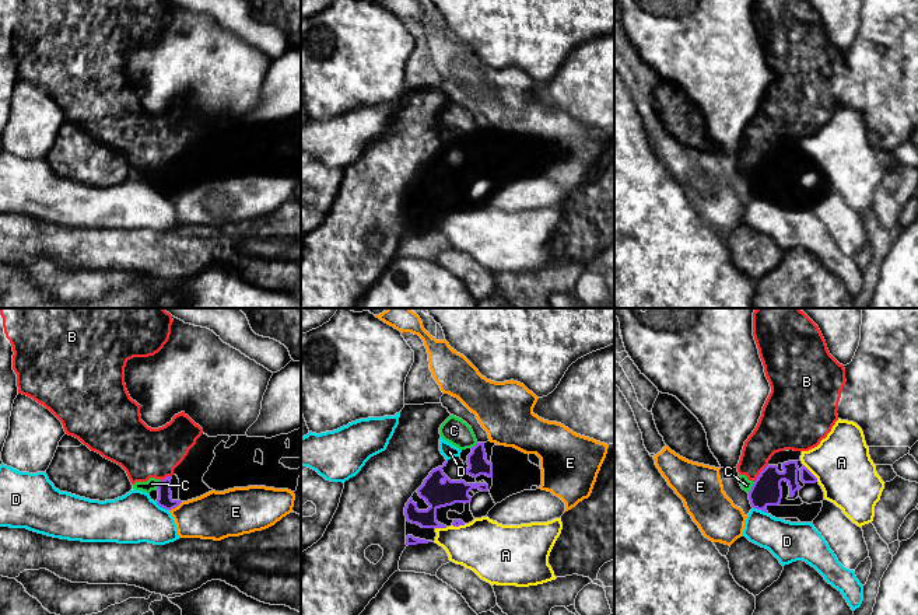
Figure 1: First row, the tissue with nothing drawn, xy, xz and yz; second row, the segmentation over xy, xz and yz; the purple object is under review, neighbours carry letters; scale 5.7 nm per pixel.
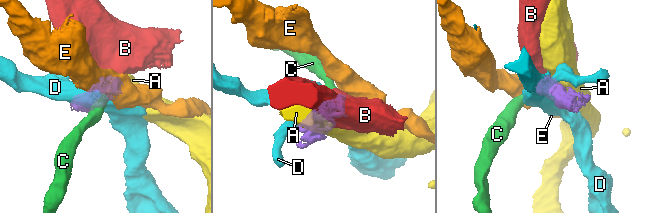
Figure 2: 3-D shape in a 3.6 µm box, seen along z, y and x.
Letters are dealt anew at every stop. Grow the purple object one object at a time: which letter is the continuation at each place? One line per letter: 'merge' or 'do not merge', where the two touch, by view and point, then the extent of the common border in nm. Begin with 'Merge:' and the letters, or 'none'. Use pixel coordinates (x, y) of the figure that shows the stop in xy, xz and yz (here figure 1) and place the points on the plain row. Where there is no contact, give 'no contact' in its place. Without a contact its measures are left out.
Merge: none
A: do not merge; contact yz (810, 159); length 130 nm
B: do not merge; contact yz (760, 159); length 130 nm
C: do not merge; contact yz (752, 174); length 80 nm
D: do not merge; contact yz (760, 195); length 90 nm
E: do not merge; contact xy (177, 192); length 90 nm

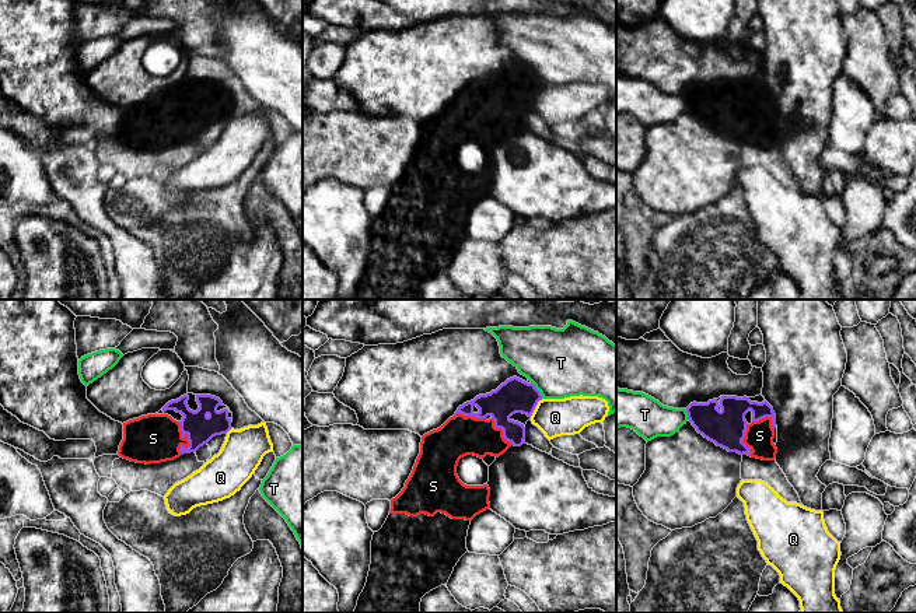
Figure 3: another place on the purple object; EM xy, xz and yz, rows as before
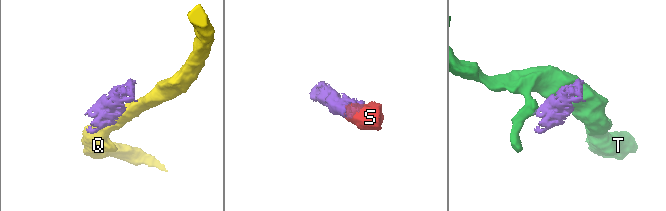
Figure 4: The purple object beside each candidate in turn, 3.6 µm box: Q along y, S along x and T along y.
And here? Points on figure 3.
Merge: S
Q: do not merge; contact xz (535, 93); length 130 nm
S: merge; contact xy (188, 126); length 190 nm
T: do not merge; contact xz (537, 76); length 130 nm

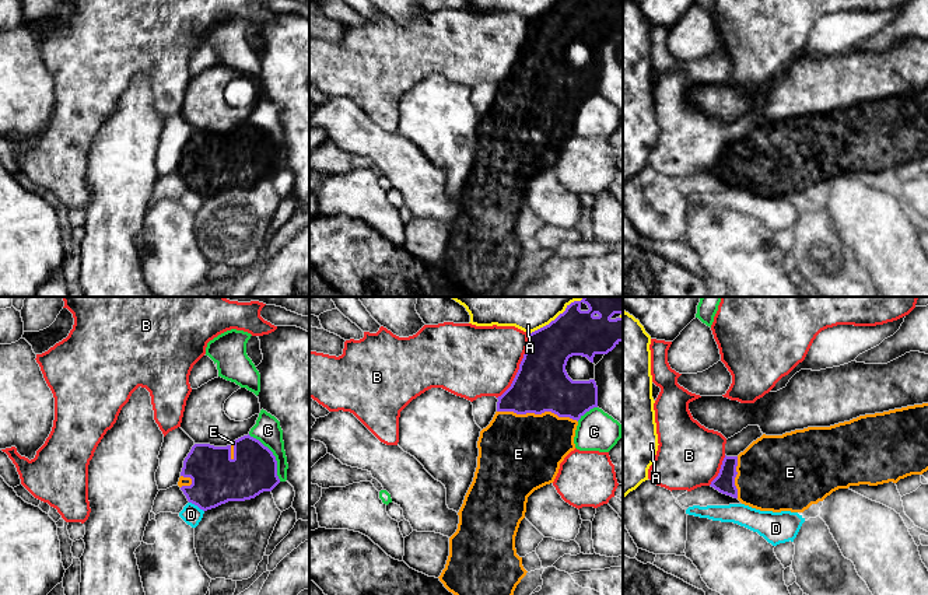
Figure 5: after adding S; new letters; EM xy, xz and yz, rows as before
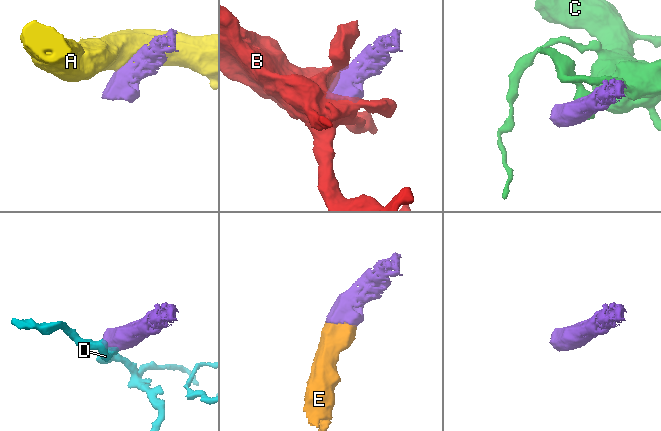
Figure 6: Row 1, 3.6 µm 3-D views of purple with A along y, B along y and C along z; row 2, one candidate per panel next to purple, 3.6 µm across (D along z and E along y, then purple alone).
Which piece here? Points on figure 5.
Merge: E
A: do not merge; contact xz (546, 11); length 220 nm
B: do not merge; contact xz (519, 52); length 420 nm
C: do not merge; contact xy (273, 142); length 320 nm
D: do not merge; contact xy (196, 191); length 110 nm
E: merge; contact xz (538, 100); length 460 nm

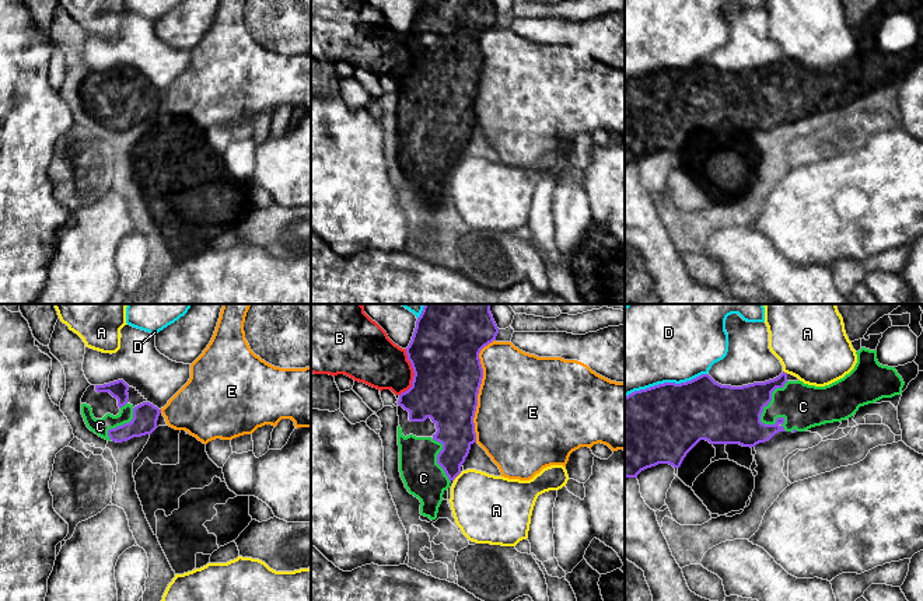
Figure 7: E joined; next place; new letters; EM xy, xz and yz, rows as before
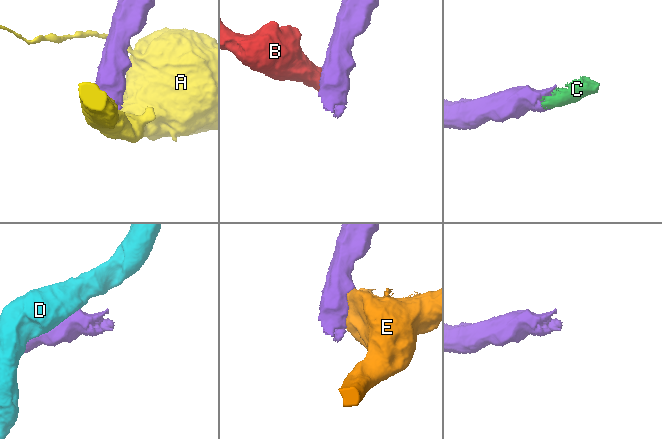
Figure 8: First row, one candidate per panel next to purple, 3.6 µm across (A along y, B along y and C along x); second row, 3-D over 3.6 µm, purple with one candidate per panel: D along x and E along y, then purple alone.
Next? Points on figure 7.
Merge: C
A: do not merge; contact xz (457, 161); length 60 nm
B: do not merge; contact xz (413, 58); length 280 nm
C: merge; contact yz (759, 102); length 280 nm
D: do not merge; contact yz (665, 69); length 500 nm
E: do not merge; contact xz (478, 76); length 600 nm

